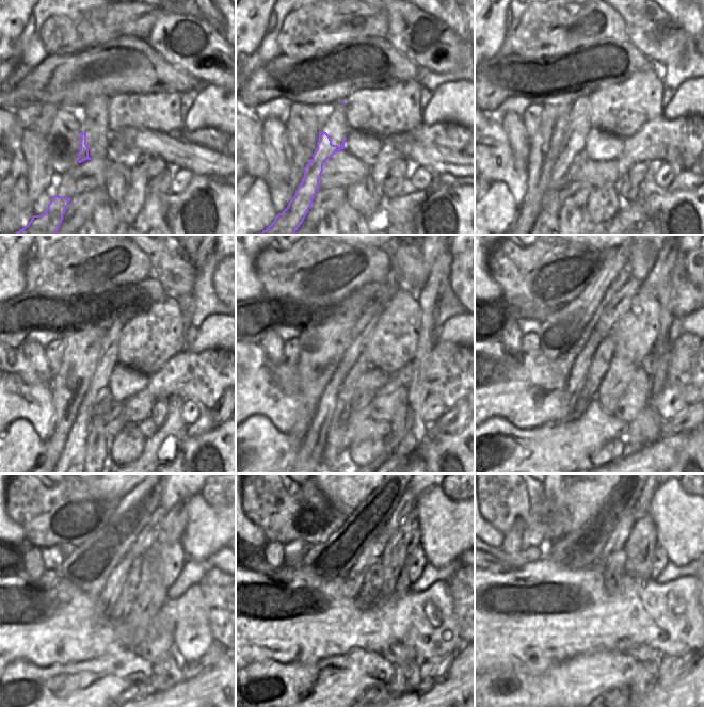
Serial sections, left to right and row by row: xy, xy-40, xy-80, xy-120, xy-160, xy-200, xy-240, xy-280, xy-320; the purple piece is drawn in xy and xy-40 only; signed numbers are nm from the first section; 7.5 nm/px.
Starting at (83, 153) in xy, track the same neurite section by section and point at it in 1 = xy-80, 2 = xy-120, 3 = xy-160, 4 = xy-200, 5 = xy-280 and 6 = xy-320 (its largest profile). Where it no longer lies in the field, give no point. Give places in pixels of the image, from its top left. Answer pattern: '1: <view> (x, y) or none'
1: xy-80 (580, 125)
2: xy-120 (109, 357)
3: xy-160 (365, 324)
4: xy-200 (577, 374)
5: xy-280 (355, 577)
6: xy-320 (617, 541)

